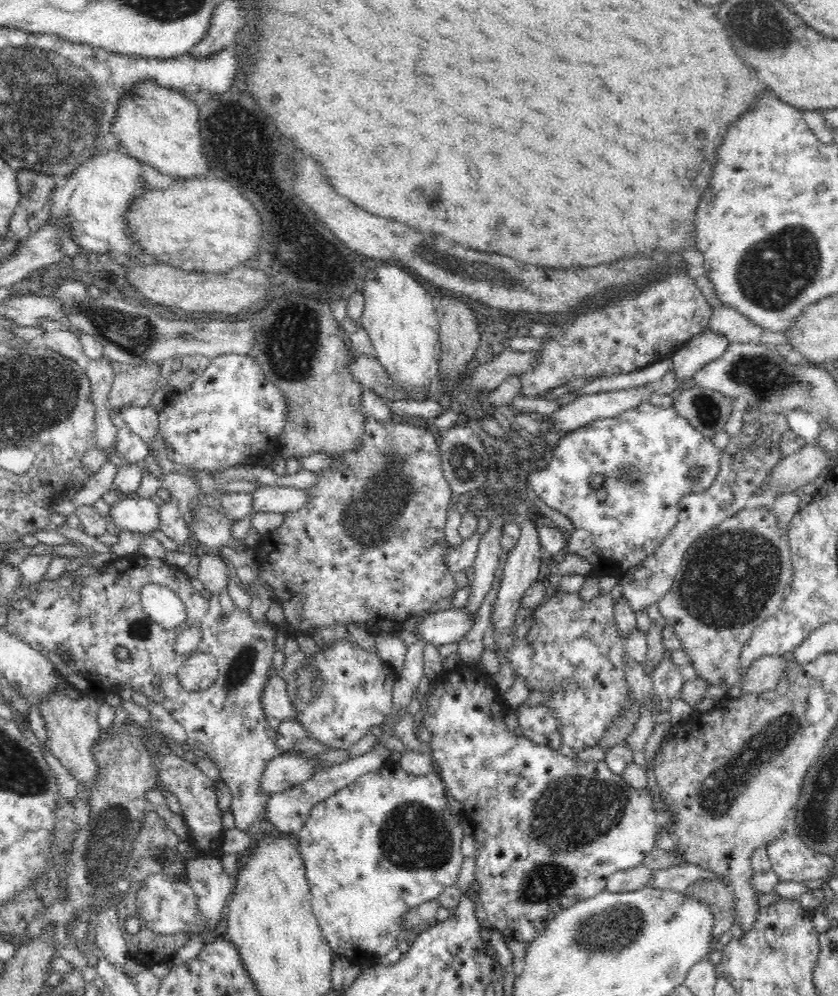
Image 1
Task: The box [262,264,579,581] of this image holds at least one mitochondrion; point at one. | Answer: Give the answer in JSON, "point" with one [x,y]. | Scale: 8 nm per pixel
{"point":[370,516]}

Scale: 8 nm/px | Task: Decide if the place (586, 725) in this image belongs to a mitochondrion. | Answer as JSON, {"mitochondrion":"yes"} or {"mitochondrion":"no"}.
{"mitochondrion":"no"}

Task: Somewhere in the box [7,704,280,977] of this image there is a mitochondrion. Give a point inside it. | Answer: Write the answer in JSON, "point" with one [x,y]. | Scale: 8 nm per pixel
{"point":[101,850]}

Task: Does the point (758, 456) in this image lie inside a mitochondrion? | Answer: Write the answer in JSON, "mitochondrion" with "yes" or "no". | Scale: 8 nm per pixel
{"mitochondrion":"no"}

